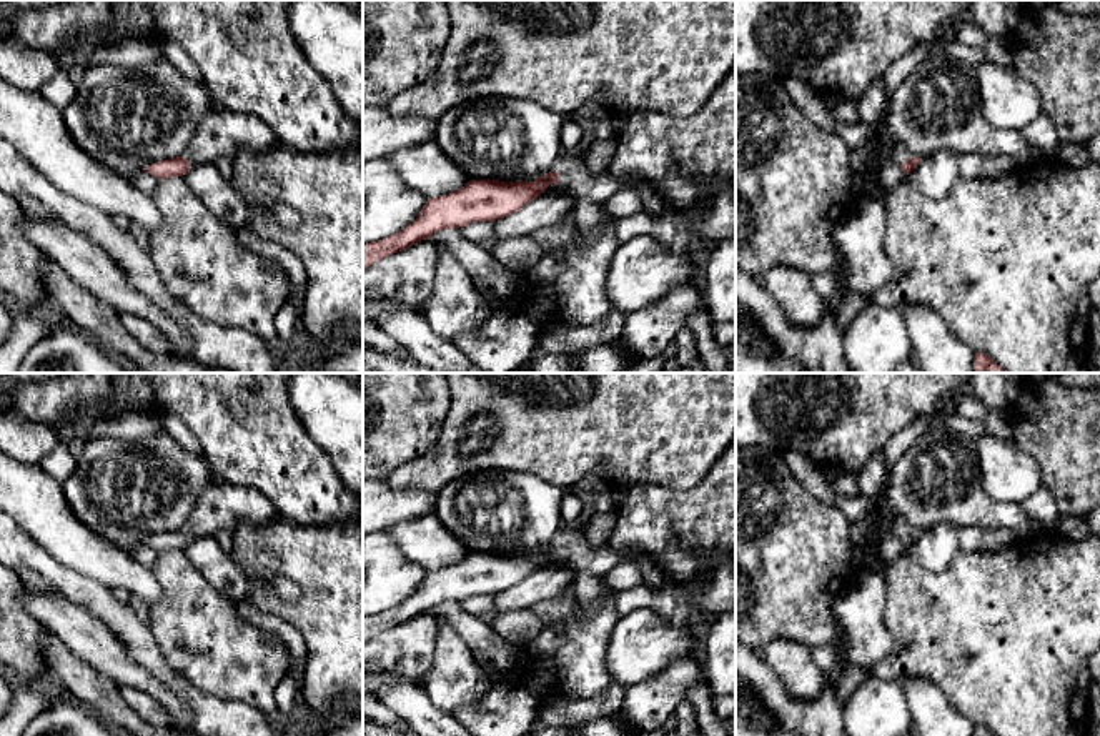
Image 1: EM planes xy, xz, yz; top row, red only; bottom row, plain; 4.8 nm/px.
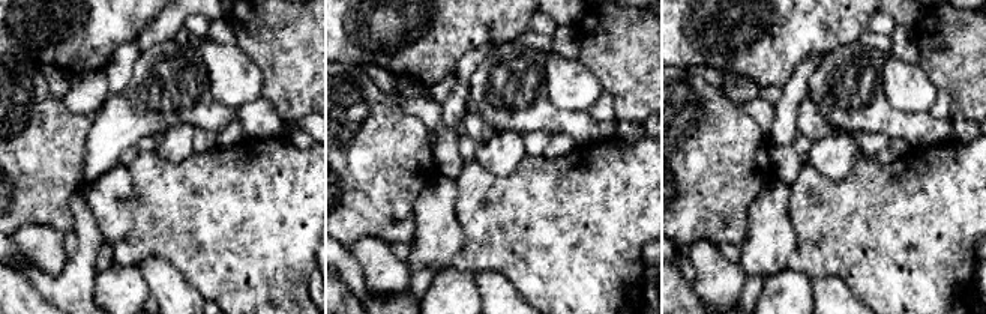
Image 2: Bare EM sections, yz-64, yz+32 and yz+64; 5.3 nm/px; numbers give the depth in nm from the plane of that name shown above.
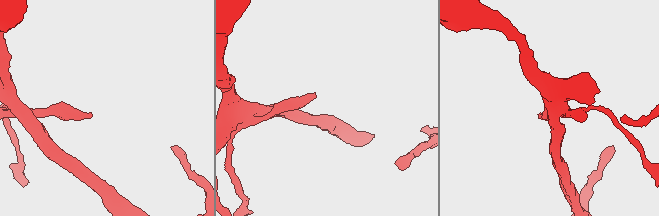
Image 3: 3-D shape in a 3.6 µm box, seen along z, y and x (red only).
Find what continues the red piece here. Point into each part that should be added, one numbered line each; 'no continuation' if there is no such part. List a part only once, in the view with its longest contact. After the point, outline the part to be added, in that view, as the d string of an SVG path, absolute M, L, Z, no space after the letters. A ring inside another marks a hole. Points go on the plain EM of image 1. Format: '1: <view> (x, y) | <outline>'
1: yz (901, 527) | M897 518L894 521L894 533L897 533L899 536L905 536L909 531L915 531L917 528L910 526L909 523L905 523L902 518Z

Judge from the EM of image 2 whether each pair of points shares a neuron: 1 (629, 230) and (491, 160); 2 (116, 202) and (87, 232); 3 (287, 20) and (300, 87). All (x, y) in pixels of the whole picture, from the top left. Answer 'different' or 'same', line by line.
1: different
2: different
3: same

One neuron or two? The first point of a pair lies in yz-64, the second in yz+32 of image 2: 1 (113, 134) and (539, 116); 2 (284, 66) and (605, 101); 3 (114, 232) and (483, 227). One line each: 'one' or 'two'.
1: one
2: two
3: two

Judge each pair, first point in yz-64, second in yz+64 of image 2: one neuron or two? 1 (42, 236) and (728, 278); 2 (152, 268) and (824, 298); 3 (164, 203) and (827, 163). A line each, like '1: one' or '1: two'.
1: one
2: one
3: two

